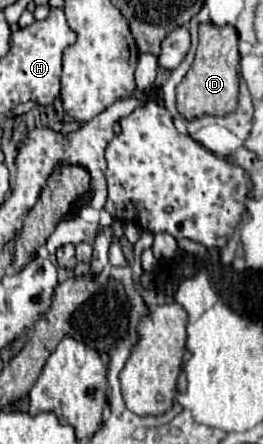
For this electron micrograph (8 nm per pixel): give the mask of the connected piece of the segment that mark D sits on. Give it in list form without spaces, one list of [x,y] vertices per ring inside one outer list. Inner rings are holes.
[[[200,24],[200,44],[192,64],[192,70],[184,76],[180,86],[176,88],[178,112],[186,120],[200,118],[204,114],[210,116],[226,116],[236,112],[238,108],[238,66],[240,66],[240,52],[238,52],[238,34],[232,26],[218,28],[214,24]]]

